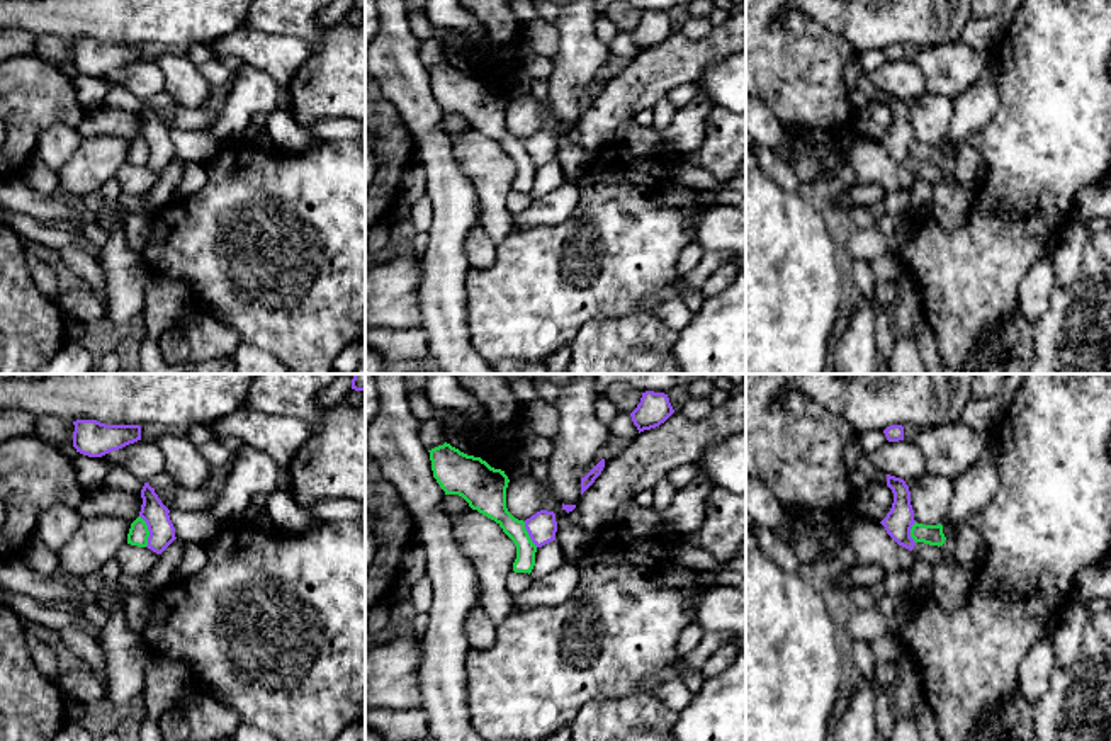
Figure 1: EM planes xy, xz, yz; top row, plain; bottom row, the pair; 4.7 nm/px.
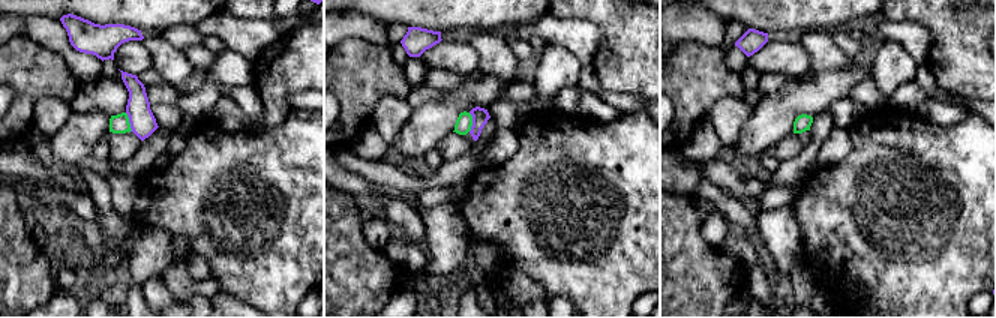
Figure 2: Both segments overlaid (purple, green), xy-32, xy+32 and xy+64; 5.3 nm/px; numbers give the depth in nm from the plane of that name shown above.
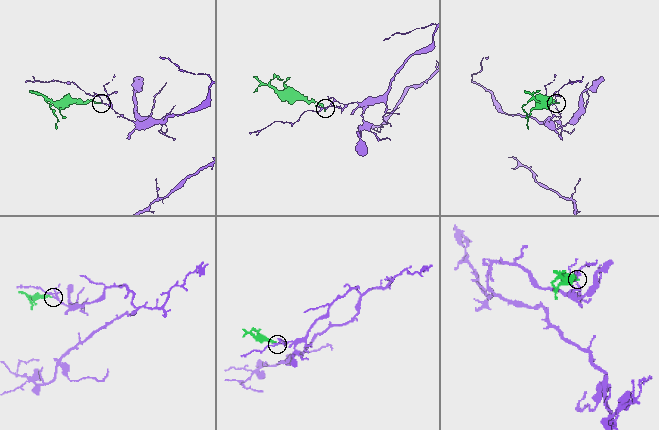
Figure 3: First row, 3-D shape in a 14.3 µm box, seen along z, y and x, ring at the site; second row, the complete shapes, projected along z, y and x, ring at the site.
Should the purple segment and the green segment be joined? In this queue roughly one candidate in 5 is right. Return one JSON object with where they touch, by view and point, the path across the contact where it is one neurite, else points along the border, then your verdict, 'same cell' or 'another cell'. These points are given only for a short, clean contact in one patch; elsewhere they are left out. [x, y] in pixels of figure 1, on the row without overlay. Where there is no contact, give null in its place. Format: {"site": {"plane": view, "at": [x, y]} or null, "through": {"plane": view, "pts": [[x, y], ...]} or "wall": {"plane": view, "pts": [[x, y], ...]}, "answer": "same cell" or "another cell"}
{"site": {"plane": "xy", "at": [148, 148]}, "wall": {"plane": "xy", "pts": [[140, 135], [148, 150], [146, 165]]}, "answer": "another cell"}

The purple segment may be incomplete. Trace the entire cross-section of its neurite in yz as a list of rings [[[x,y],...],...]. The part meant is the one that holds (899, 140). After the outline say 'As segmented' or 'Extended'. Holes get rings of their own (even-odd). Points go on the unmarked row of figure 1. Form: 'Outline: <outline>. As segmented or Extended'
Outline: [[[887,93],[887,105],[894,112],[894,122],[887,136],[880,141],[887,153],[902,167],[912,170],[916,161],[911,148],[916,143],[911,124],[911,110],[904,99]]]. As segmented

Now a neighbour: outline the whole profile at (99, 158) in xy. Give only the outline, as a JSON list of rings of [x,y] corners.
[[[102,134],[83,139],[75,155],[56,173],[61,197],[78,204],[87,194],[97,192],[127,163],[133,139]]]

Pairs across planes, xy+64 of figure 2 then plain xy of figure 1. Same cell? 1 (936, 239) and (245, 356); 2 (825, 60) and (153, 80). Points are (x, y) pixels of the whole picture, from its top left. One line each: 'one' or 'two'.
1: two
2: two

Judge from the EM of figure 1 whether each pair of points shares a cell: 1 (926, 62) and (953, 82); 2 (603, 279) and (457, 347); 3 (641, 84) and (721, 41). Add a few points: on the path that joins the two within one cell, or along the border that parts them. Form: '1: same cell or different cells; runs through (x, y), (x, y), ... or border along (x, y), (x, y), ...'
1: same cell; runs through (933, 67), (947, 79)
2: different cells; border along (466, 301), (468, 339), (481, 356)
3: same cell; runs through (661, 68), (700, 55)

